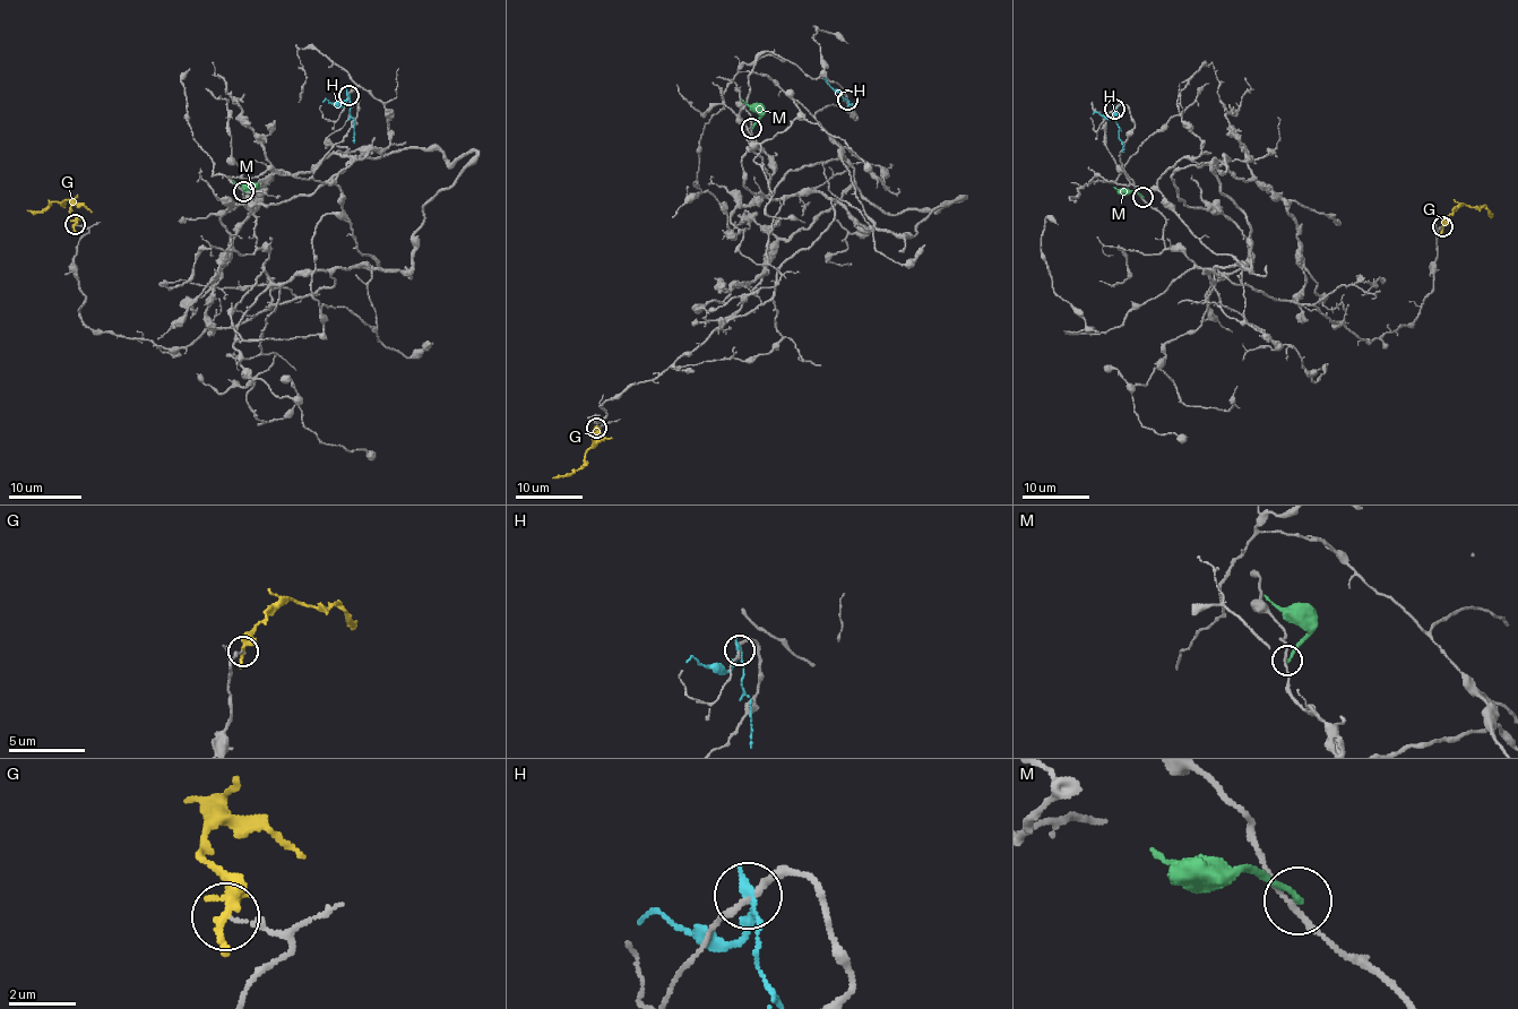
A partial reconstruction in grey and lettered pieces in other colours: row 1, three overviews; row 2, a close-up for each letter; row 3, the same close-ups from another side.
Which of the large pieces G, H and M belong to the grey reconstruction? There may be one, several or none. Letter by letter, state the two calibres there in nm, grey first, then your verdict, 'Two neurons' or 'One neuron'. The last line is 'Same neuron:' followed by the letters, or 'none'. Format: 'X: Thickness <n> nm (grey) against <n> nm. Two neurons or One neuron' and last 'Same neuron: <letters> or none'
G: Thickness 120 nm (grey) against 320 nm. Two neurons
H: Thickness 190 nm (grey) against 200 nm. Two neurons
M: Thickness 160 nm (grey) against 190 nm. Two neurons
Same neuron: none

